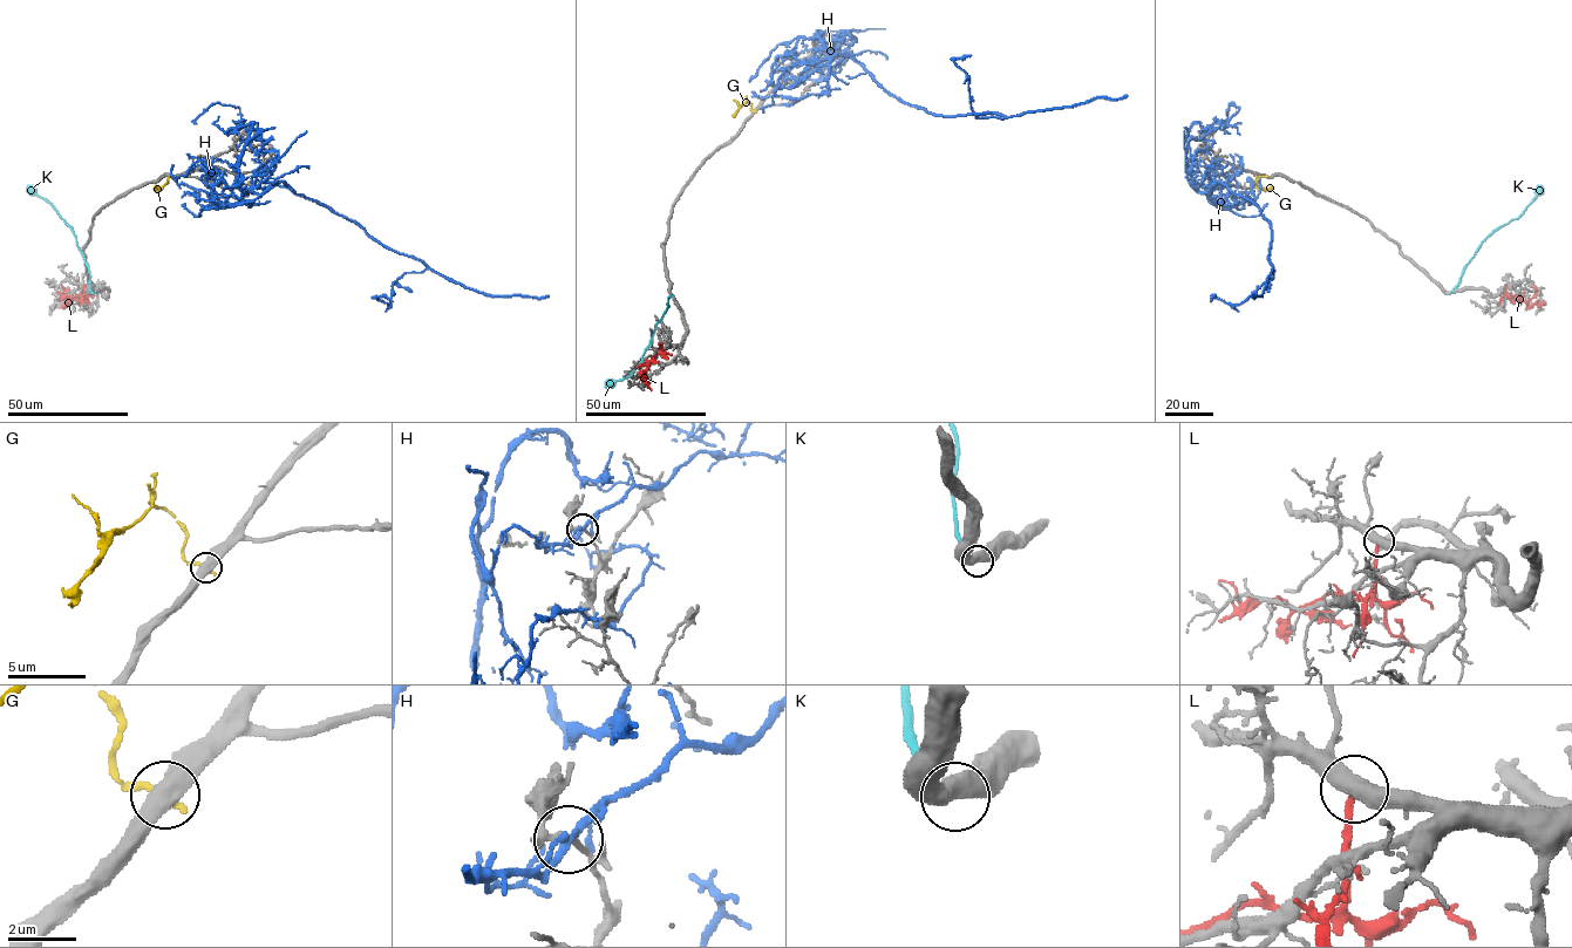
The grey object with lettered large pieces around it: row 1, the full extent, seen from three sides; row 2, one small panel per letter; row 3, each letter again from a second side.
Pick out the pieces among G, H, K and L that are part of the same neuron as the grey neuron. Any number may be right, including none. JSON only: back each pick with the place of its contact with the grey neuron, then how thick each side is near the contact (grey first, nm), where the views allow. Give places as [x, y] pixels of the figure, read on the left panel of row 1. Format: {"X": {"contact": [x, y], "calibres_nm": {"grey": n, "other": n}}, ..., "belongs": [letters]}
{"K": {"contact": [93, 293], "calibres_nm": {"grey": 550, "other": 240}}, "belongs": ["K"]}

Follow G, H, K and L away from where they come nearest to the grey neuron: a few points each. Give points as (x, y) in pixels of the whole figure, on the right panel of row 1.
G: (1266, 176), (1258, 175), (1256, 182), (1272, 191)
H: (1202, 137), (1188, 143), (1185, 134), (1191, 185), (1210, 193), (1222, 182), (1270, 223), (1272, 270), (1251, 295)
K: (1451, 293), (1481, 243), (1518, 218), (1542, 188)
L: (1506, 287), (1508, 295), (1521, 299), (1529, 307), (1546, 304)

